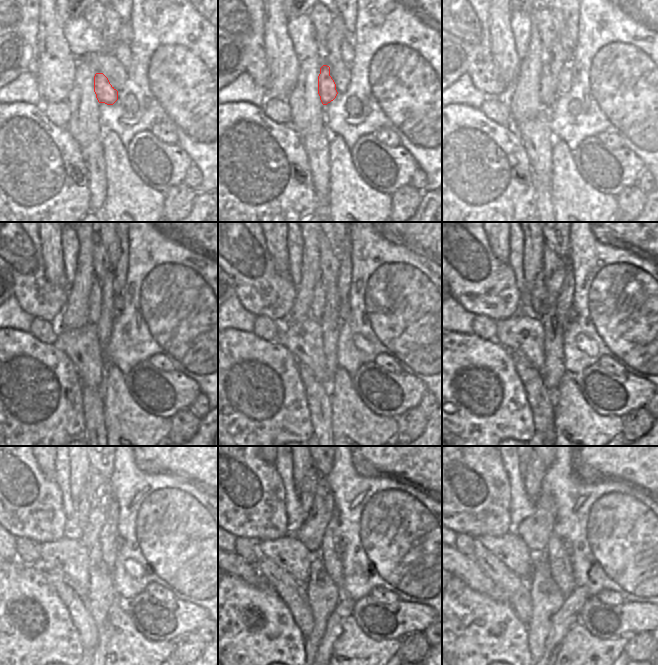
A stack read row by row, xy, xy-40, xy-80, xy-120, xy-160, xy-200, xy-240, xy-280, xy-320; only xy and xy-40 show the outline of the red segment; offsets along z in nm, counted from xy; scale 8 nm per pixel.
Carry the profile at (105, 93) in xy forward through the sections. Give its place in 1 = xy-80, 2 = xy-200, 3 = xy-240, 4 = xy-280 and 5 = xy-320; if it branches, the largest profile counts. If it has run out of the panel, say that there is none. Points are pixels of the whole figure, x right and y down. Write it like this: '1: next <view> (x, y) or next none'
1: next xy-80 (548, 82)
2: next xy-200 (538, 295)
3: next xy-240 (76, 522)
4: next xy-280 (307, 491)
5: next xy-320 (535, 469)

